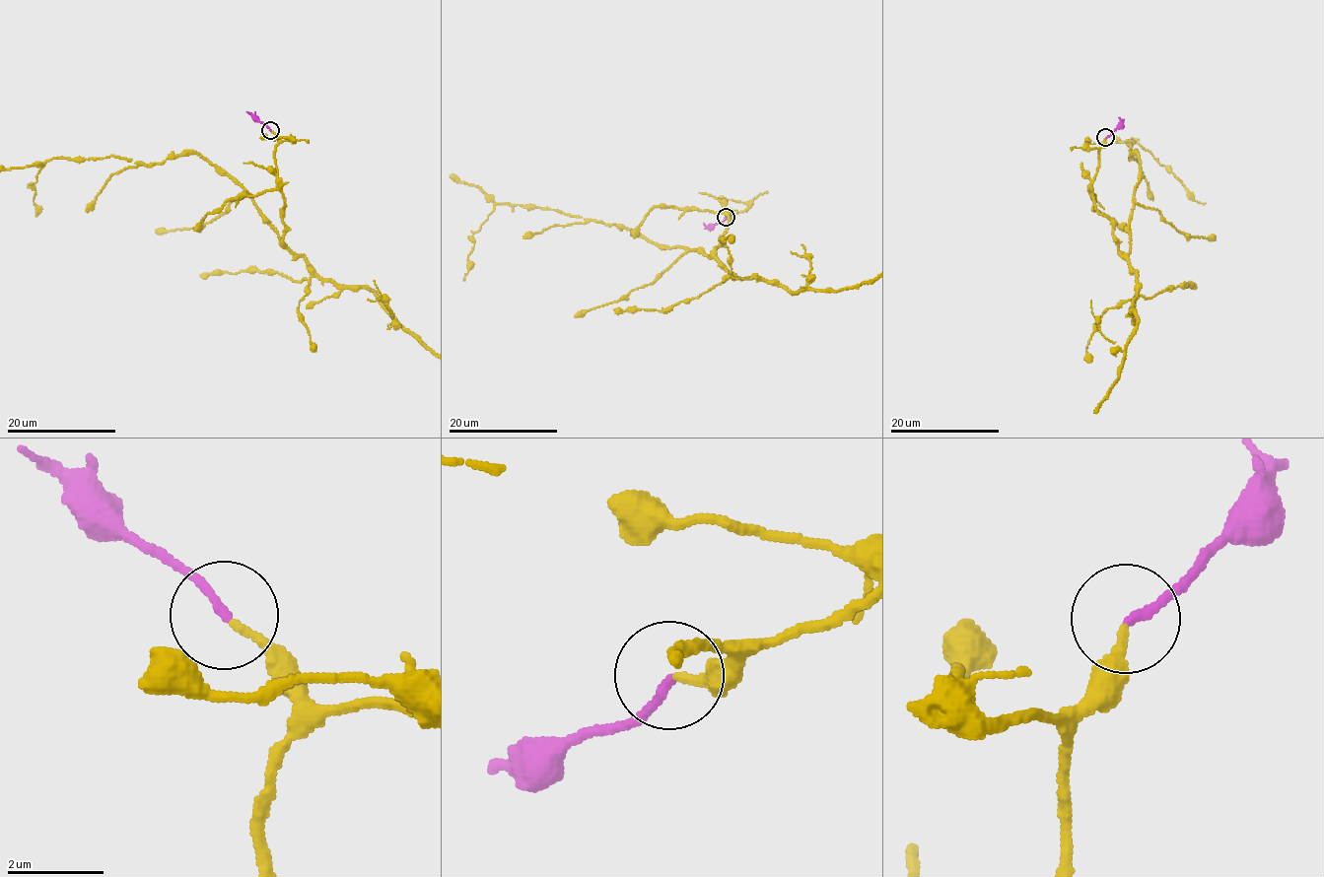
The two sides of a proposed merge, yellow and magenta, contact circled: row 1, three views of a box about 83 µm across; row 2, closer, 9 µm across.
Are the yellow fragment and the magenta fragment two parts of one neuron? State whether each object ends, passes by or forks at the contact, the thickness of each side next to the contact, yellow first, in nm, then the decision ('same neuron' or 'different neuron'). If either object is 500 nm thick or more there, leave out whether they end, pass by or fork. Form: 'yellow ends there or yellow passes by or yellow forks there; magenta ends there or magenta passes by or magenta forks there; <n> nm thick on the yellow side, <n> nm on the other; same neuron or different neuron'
yellow ends there; magenta ends there; 170 nm thick on the yellow side, 180 nm on the other; same neuron

